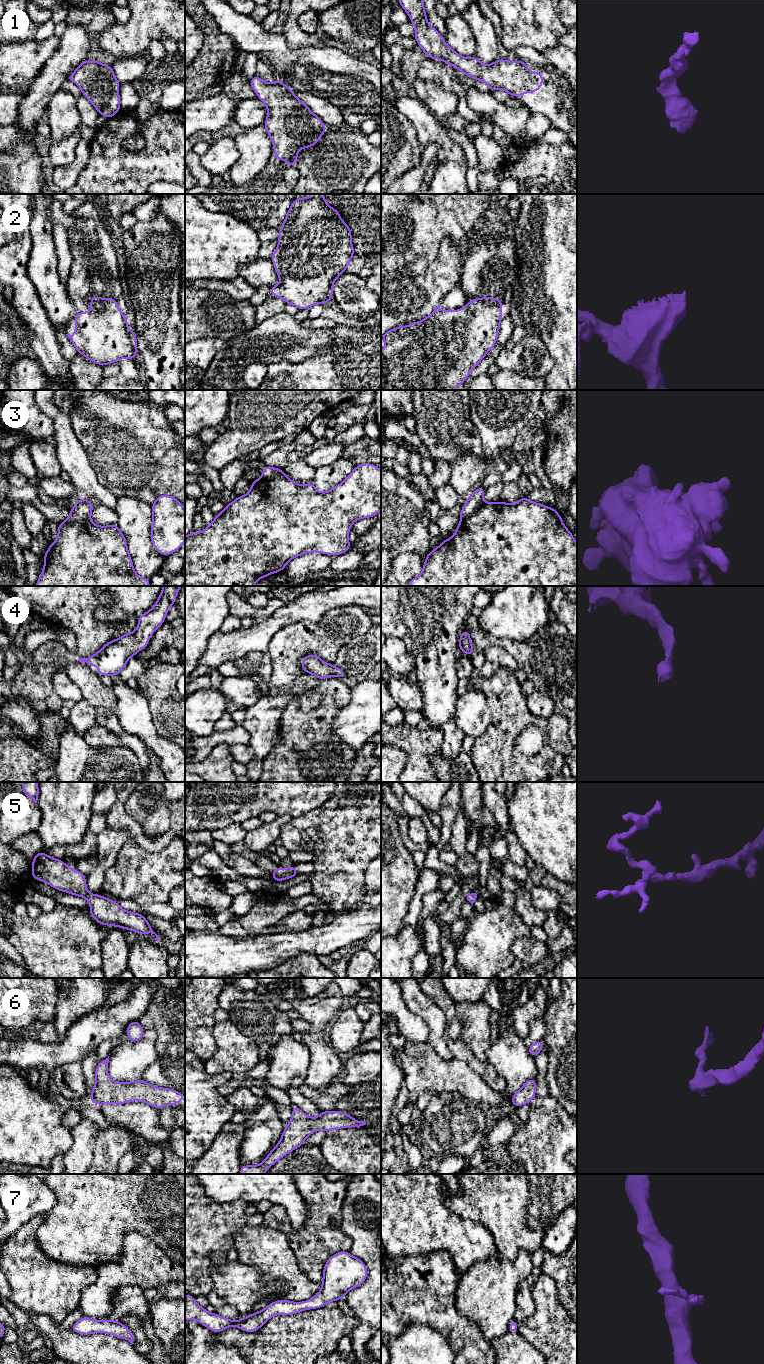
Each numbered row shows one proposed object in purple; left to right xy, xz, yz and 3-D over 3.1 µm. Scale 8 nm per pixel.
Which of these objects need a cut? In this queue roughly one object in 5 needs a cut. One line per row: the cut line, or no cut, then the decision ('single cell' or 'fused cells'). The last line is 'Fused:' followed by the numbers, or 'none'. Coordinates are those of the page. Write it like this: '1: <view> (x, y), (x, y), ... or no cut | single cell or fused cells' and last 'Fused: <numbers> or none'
1: no cut | single cell
2: no cut | single cell
3: xy (89, 517), (83, 520), (65, 521) | fused cells
4: no cut | single cell
5: no cut | single cell
6: no cut | single cell
7: no cut | single cell
Fused: 3

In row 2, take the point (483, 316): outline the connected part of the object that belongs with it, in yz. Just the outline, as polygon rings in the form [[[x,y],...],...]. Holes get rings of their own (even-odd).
[[[485,296],[470,300],[460,310],[442,311],[439,304],[425,319],[387,330],[381,335],[385,342],[381,352],[381,390],[454,390],[494,348],[501,321],[502,299]]]

